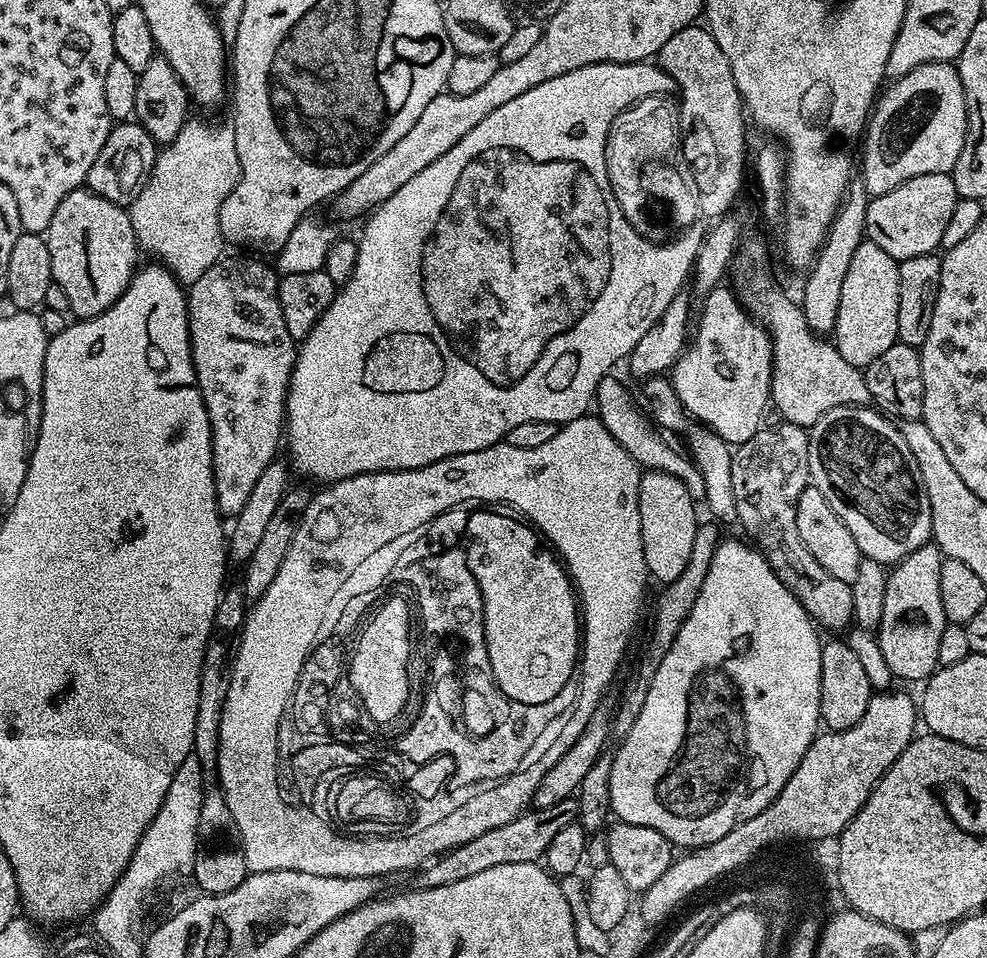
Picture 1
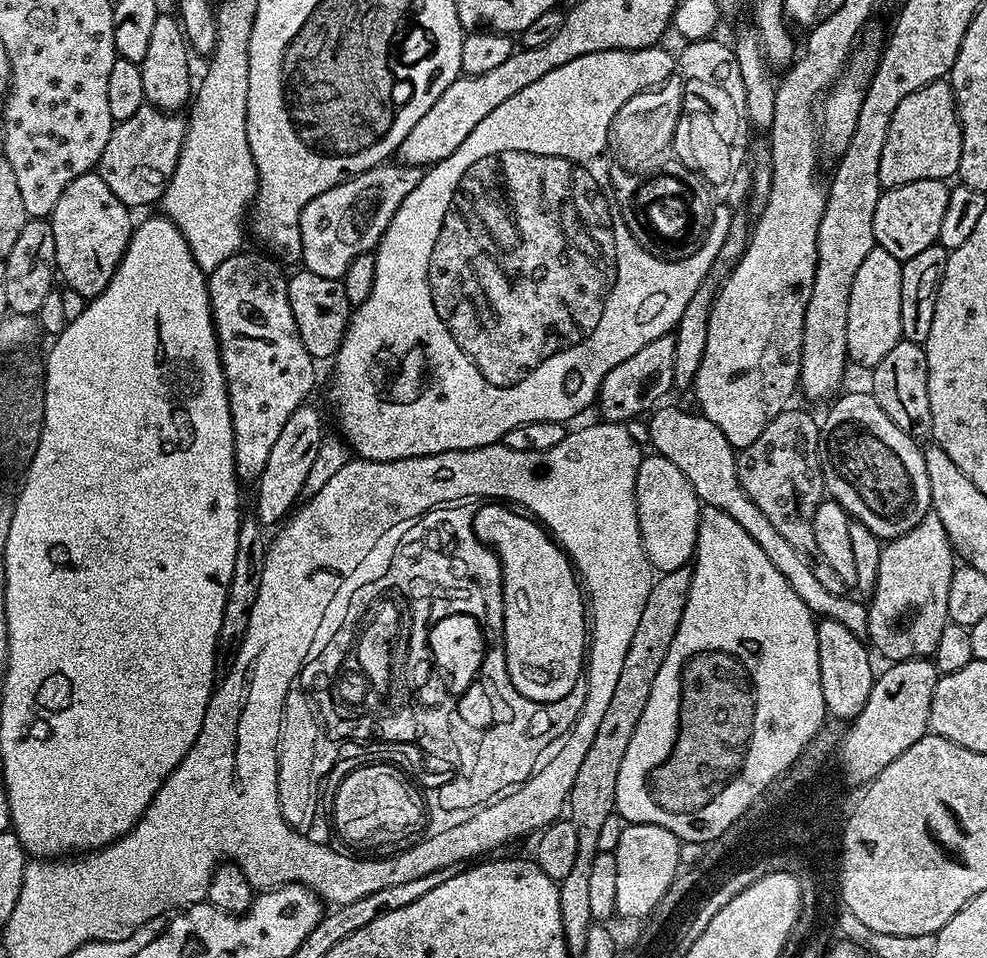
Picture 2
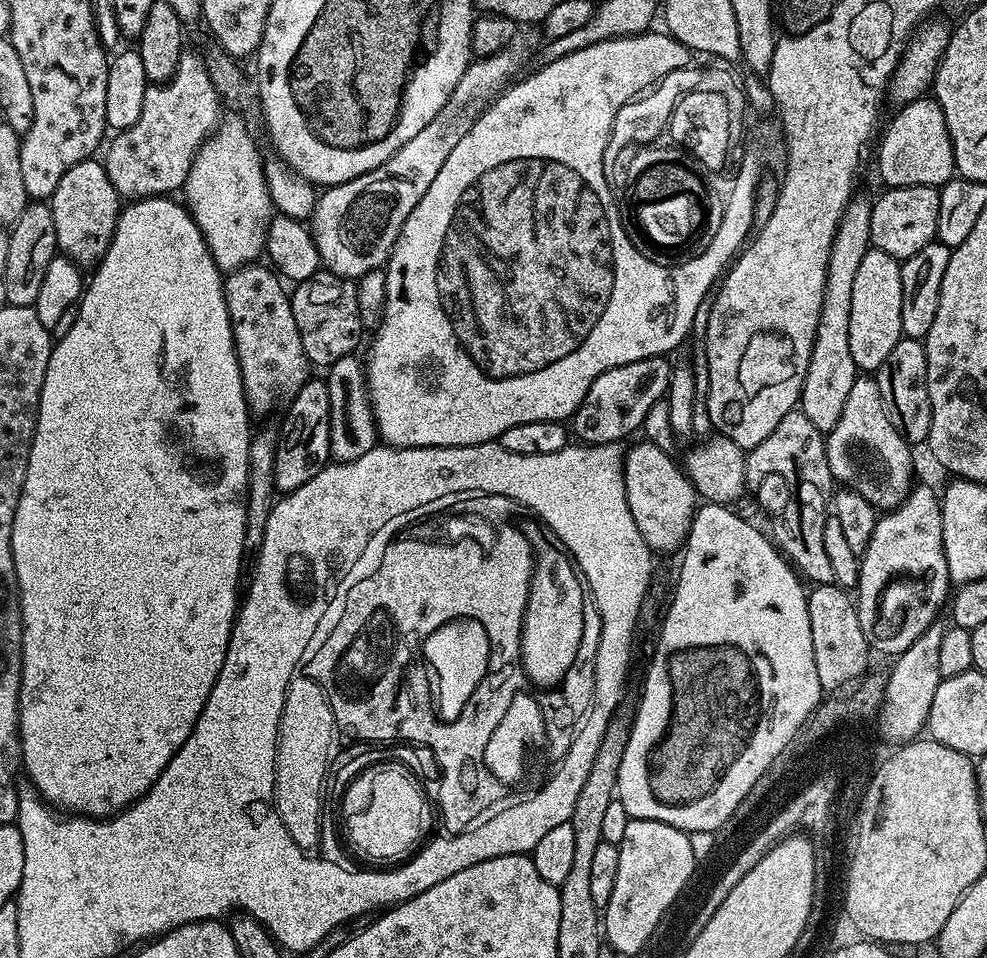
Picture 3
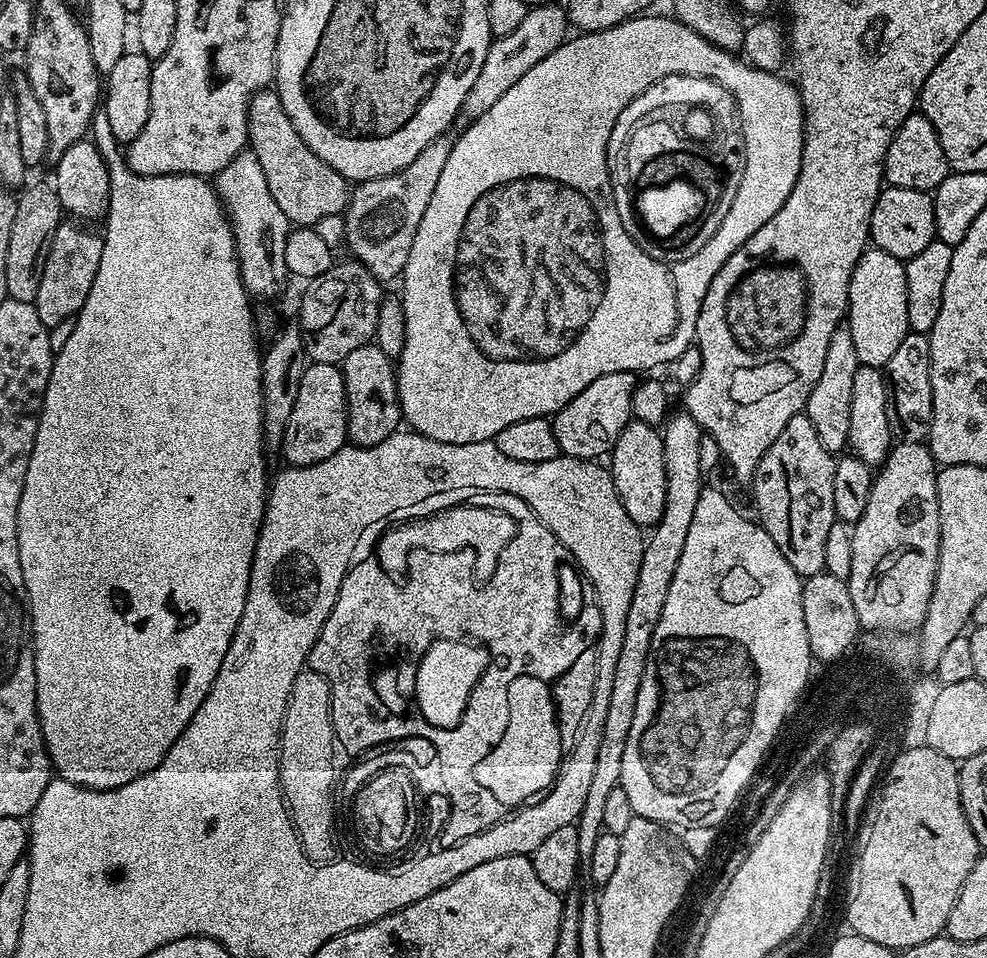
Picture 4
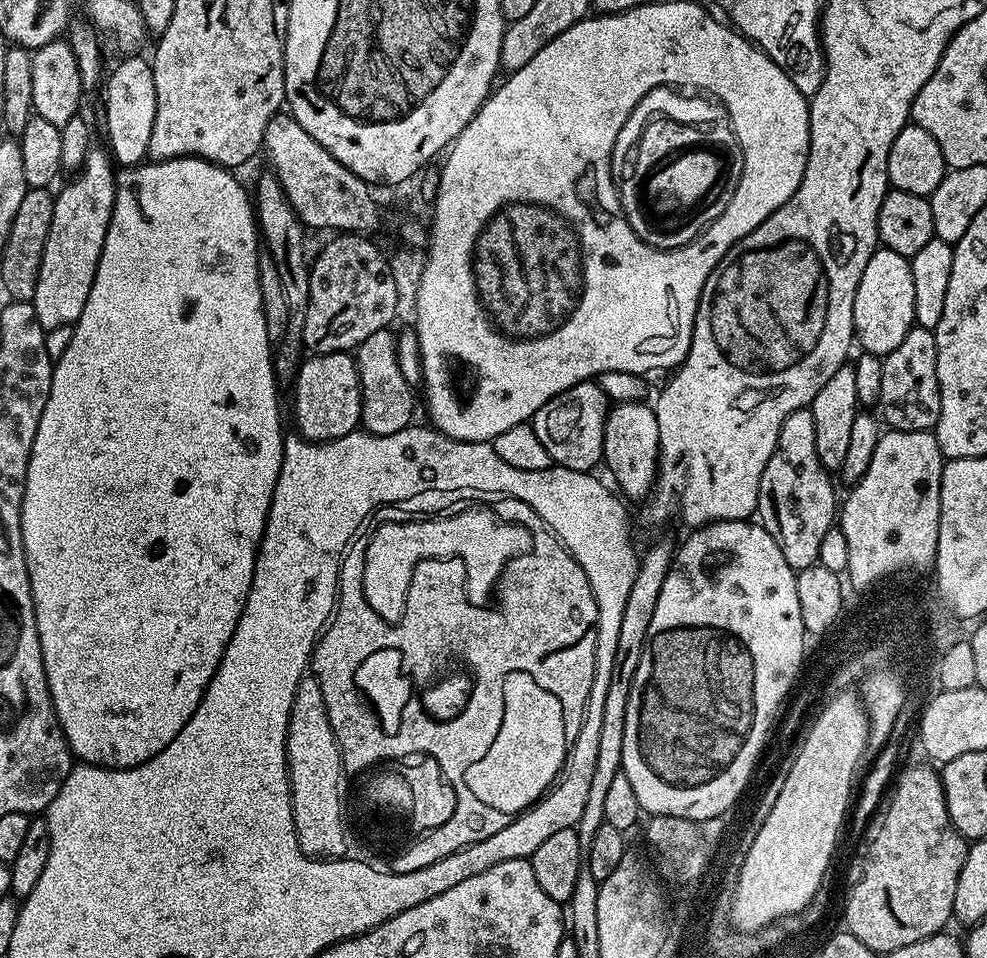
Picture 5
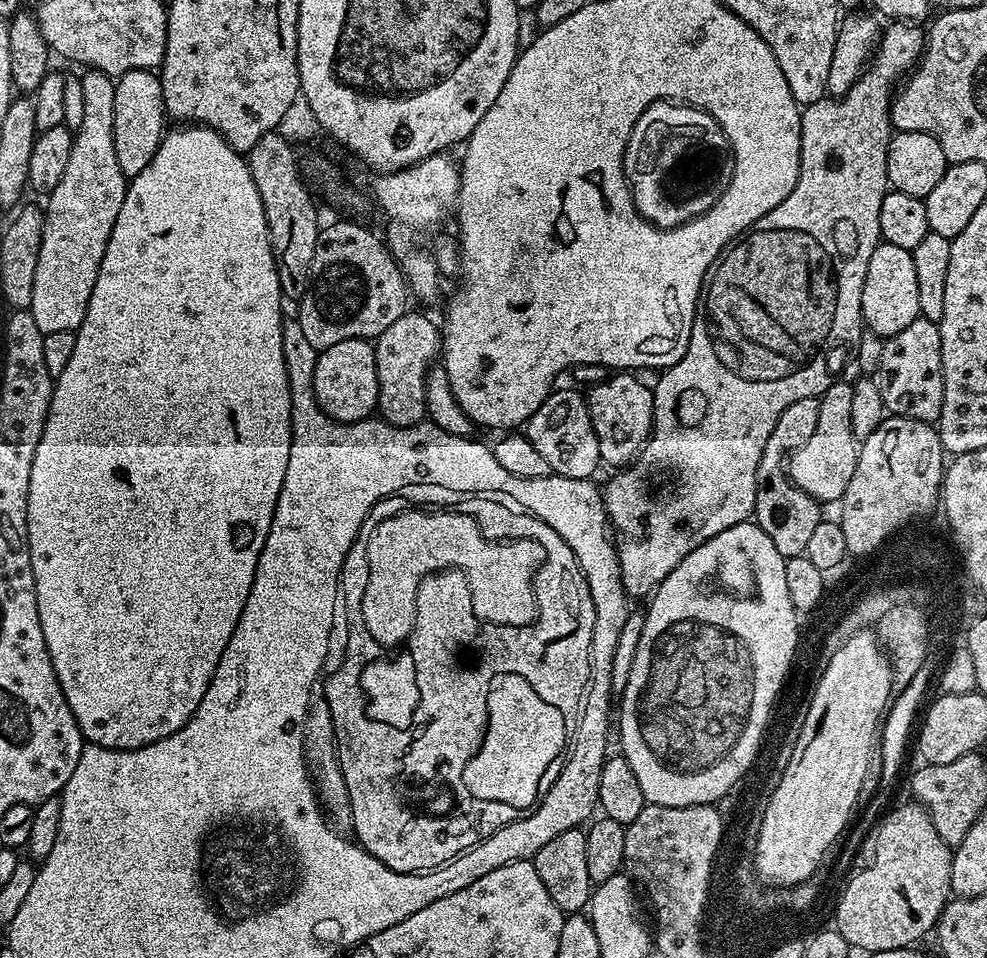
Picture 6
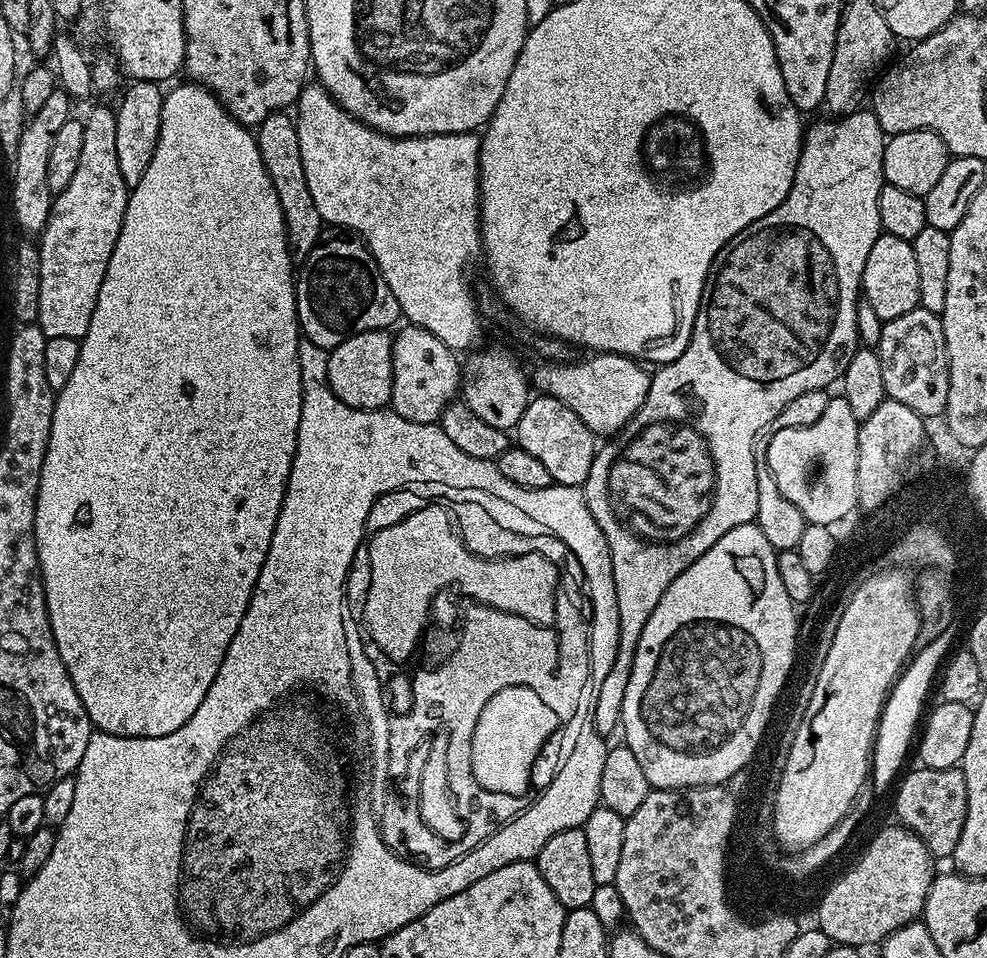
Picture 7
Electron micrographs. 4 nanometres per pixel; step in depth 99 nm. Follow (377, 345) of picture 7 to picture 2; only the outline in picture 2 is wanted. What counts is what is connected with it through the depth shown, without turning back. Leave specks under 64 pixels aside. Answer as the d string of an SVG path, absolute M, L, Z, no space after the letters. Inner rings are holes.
M305 402L301 404L298 410L294 410L294 414L290 414L286 426L282 426L282 434L278 434L278 442L274 442L274 447L270 449L270 458L266 458L266 470L262 470L260 479L255 481L256 508L260 511L258 519L261 525L269 526L268 524L276 523L276 525L279 525L293 511L302 486L306 482L306 474L310 474L310 466L314 466L314 458L318 454L320 438L325 435L326 428L324 428L323 422L320 421L319 410L311 408L310 405L311 403Z

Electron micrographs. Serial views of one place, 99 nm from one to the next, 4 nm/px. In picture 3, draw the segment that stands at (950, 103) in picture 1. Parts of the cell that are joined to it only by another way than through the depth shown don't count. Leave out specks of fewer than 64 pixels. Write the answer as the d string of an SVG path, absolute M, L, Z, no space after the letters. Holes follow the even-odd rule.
M921 98L903 105L900 112L888 124L888 129L879 137L880 140L880 176L883 182L890 188L902 186L930 186L935 188L943 186L953 179L956 163L954 162L954 150L950 142L950 134L946 130L946 118L935 98Z

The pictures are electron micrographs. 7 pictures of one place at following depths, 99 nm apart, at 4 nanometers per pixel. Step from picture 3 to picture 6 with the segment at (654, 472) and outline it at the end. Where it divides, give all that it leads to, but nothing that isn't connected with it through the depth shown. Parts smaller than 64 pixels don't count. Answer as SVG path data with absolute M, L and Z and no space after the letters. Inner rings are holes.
M612 374L601 384L591 385L586 392L600 459L605 465L613 464L616 470L631 464L640 455L652 430L652 388L636 376L639 375Z

